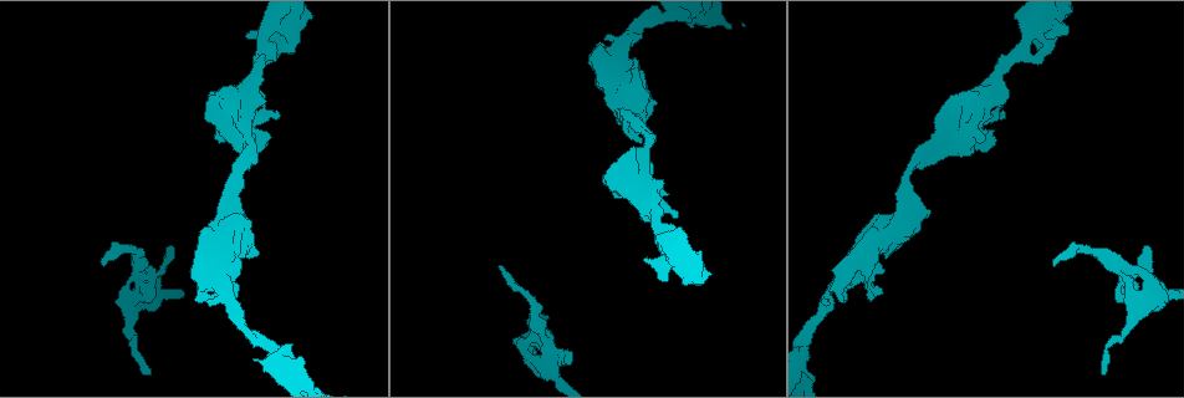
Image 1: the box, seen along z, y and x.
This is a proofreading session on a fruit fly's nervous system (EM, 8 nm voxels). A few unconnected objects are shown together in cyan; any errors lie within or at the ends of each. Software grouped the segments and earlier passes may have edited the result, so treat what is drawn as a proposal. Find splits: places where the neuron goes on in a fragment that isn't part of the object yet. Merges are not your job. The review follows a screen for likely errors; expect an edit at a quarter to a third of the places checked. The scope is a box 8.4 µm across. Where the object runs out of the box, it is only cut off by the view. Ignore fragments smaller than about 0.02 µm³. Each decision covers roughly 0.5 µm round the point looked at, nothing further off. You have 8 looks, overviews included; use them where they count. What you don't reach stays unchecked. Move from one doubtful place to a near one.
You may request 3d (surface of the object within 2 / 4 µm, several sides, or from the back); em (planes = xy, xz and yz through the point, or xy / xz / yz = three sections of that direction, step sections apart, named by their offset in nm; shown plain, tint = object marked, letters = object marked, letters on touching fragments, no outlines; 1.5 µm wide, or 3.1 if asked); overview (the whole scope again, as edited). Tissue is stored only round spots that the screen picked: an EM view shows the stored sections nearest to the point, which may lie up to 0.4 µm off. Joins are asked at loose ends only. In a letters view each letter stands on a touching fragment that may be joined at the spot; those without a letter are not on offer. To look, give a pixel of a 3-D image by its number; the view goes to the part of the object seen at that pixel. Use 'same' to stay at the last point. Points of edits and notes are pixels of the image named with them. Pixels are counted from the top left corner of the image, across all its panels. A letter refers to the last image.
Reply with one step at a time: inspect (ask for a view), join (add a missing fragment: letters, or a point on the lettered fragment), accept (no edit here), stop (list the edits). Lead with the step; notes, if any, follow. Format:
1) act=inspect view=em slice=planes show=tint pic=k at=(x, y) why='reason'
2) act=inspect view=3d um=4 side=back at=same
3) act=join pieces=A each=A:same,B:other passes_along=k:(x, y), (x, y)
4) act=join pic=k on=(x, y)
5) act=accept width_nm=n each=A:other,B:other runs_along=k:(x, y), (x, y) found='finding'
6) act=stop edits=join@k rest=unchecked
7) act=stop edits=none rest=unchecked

act=inspect view=3d um=2 pic=1 at=(272, 61) why='tapers out'

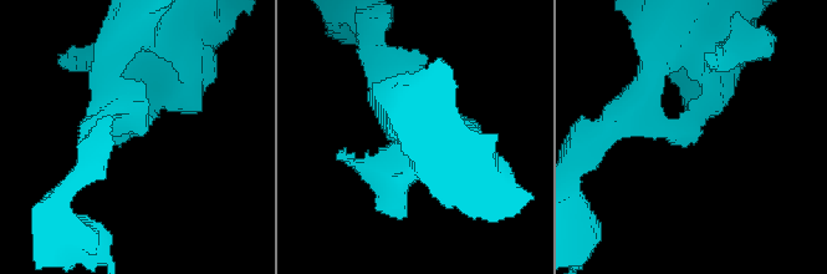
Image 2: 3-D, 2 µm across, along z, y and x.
act=inspect view=em slice=planes show=letters pic=2 at=(692, 130)

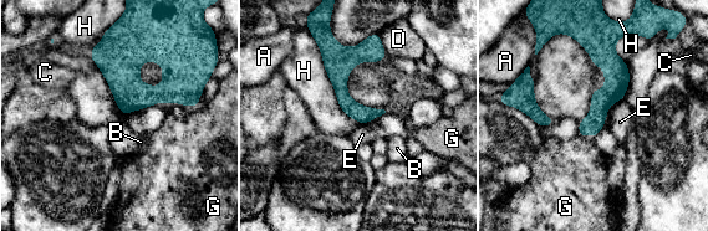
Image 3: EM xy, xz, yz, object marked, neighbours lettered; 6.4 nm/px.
act=accept each=A:other,B:other,C:other,D:other,E:other,G:other,H:other found='none of them fits'

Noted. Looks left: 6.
act=inspect view=3d um=4 side=back pic=1 at=(992, 143) why='an open end'

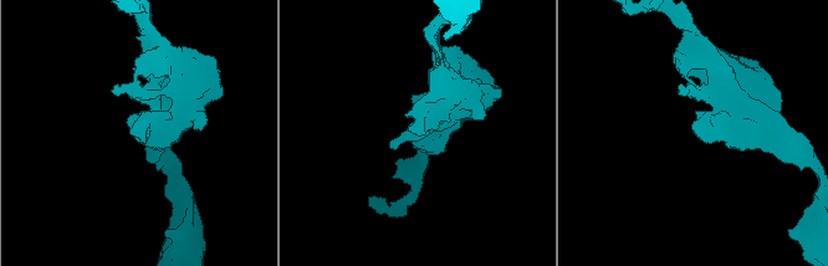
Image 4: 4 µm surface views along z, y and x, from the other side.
act=inspect view=em slice=planes show=letters pic=4 at=(409, 128) why='now the EM'

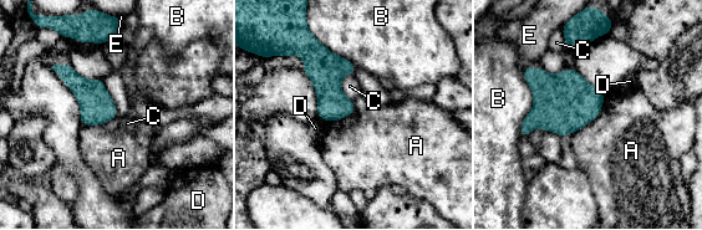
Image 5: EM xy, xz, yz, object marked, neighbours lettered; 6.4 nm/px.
act=accept each=A:other,B:other,C:other,D:other,E:other border=5:(347, 73), (341, 91), (351, 100) found='no lettered fragment goes on from it'

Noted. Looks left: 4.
act=inspect view=em slice=planes show=tint pic=1 at=(172, 253) why='free end'

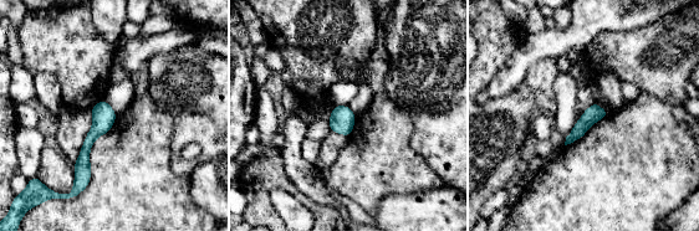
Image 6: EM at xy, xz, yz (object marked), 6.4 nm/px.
act=inspect view=em slice=planes show=letters at=same

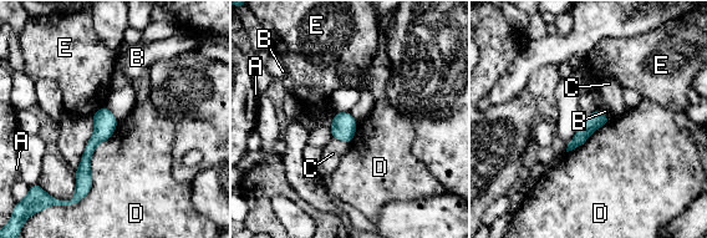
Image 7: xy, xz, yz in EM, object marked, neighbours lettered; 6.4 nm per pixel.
act=accept each=A:other,B:other,C:other,D:other,E:other border=7:(118, 123), (70, 204) found='no lettered fragment goes on from it'

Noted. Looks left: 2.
act=stop edits=none rest=unchecked

